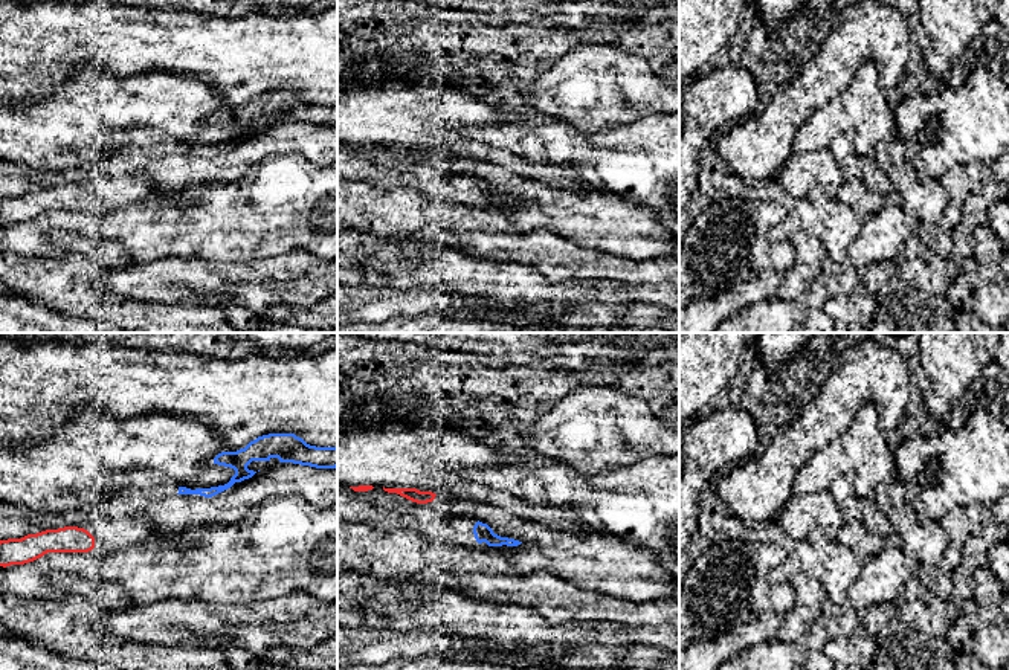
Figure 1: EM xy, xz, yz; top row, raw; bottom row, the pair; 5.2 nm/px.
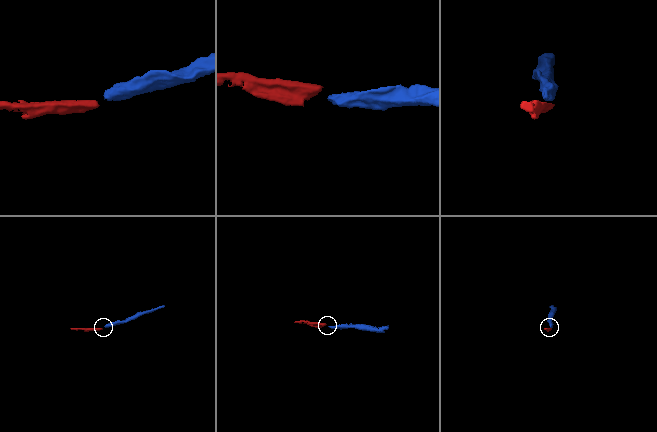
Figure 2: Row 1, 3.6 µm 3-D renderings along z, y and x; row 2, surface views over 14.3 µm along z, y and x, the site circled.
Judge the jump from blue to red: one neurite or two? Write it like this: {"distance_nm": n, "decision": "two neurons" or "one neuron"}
{"distance_nm": 260, "decision": "two neurons"}

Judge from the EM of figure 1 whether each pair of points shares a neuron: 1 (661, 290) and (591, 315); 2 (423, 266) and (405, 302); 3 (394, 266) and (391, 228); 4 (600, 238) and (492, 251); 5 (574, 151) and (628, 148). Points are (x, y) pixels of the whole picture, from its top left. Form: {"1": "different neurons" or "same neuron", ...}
{"1": "different neurons", "2": "different neurons", "3": "different neurons", "4": "different neurons", "5": "same neuron"}

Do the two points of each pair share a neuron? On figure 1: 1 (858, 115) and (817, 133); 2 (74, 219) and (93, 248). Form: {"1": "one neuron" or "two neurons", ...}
{"1": "one neuron", "2": "two neurons"}

